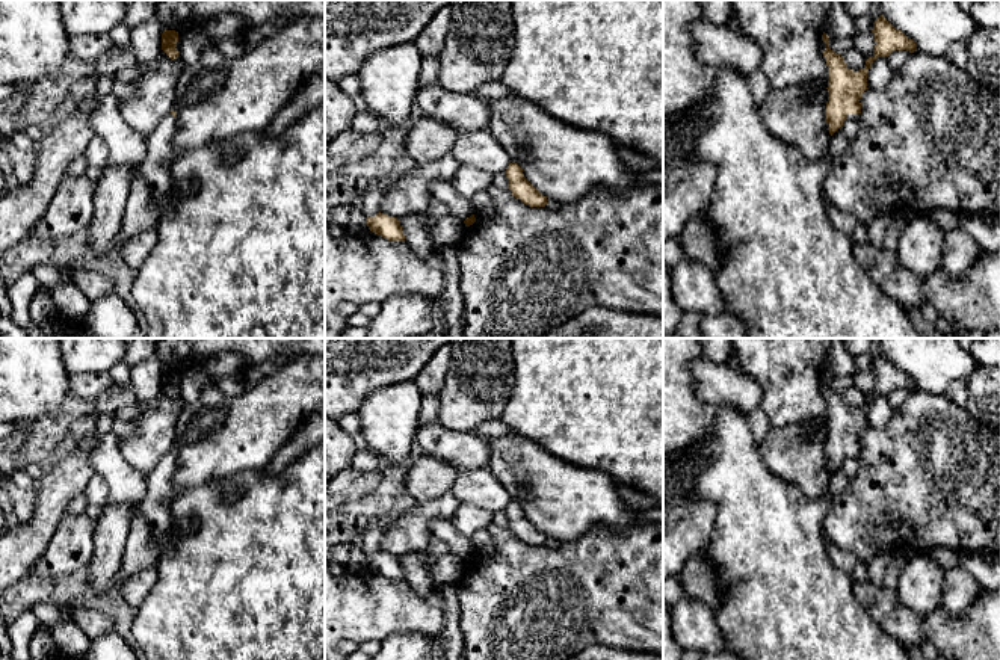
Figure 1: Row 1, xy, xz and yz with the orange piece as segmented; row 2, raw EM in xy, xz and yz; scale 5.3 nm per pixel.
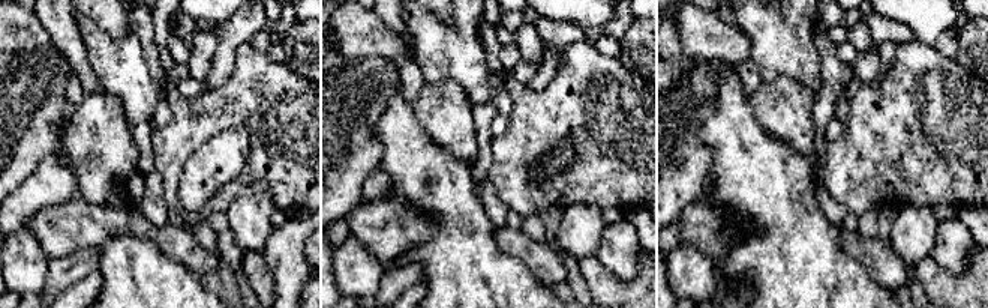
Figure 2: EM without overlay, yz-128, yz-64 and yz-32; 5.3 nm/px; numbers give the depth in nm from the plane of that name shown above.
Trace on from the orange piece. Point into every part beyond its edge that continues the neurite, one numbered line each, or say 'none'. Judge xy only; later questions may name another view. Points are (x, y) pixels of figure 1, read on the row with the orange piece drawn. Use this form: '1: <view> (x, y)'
none

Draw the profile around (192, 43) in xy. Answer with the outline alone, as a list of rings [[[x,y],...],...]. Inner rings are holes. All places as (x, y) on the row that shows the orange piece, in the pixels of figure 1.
[[[193,24],[178,32],[177,50],[187,66],[198,63],[204,51],[215,42],[198,24]]]

